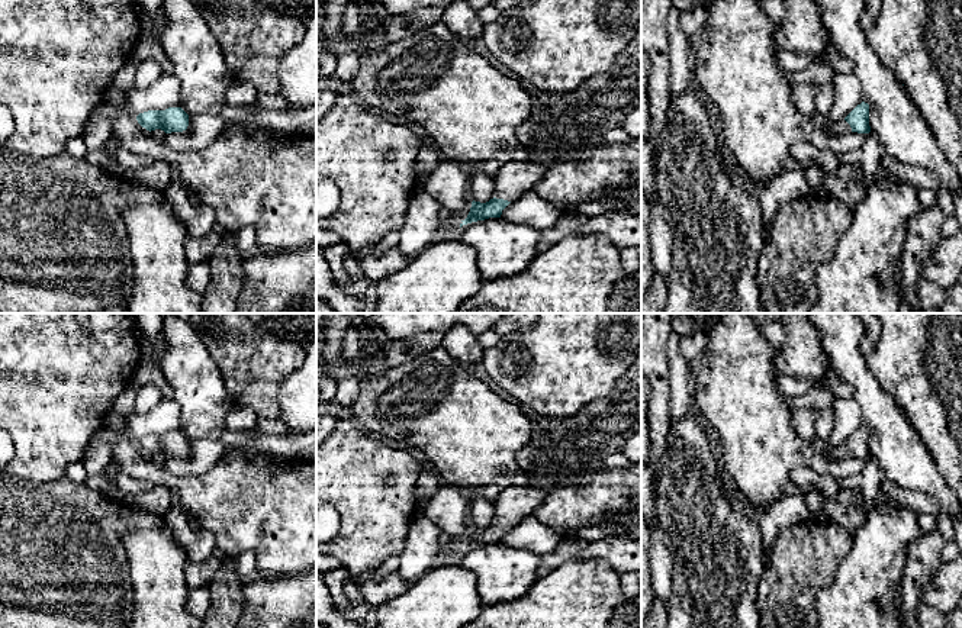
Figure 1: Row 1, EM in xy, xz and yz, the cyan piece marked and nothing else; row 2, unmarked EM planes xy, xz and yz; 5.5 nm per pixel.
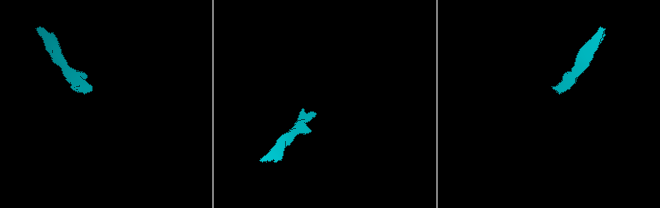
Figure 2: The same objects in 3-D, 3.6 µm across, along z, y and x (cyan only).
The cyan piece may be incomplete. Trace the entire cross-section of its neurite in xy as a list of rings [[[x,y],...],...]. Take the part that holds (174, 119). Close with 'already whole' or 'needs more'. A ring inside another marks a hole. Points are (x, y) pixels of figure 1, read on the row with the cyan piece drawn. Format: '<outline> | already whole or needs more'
[[[181,107],[148,110],[136,116],[138,123],[147,131],[161,129],[165,133],[183,132],[189,126],[189,115]]] | already whole

